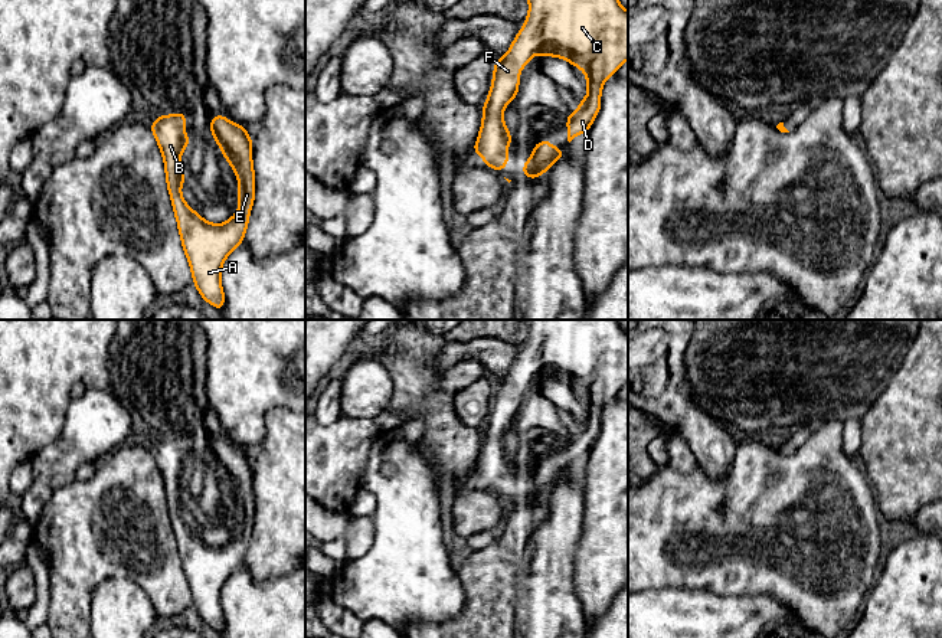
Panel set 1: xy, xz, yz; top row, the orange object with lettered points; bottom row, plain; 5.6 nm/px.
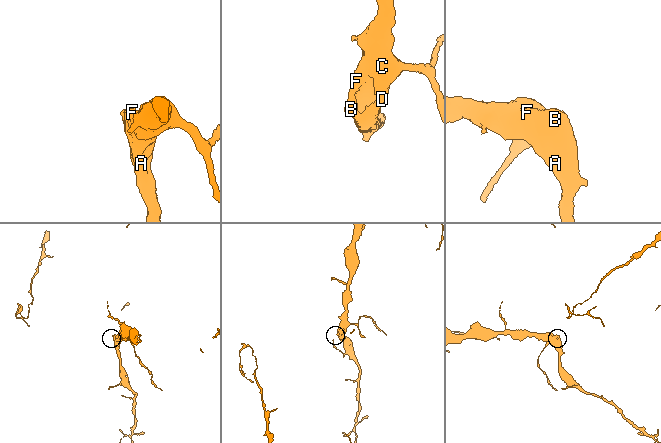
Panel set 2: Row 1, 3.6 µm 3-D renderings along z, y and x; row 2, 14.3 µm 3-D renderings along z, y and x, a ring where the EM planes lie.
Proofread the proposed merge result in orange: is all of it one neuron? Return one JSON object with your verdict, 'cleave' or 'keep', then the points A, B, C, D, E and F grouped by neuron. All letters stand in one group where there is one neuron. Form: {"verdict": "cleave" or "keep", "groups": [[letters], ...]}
{"verdict": "keep", "groups": [["A", "B", "C", "D", "E", "F"]]}

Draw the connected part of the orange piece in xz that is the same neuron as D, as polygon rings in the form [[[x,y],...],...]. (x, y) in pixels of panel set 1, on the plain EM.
[[[526,320],[530,328],[524,349],[516,357],[508,374],[495,383],[493,408],[483,428],[483,446],[472,469],[487,490],[501,494],[508,487],[507,469],[513,465],[510,452],[504,448],[503,435],[507,425],[517,421],[520,393],[536,376],[556,379],[575,387],[586,396],[588,419],[580,422],[576,433],[566,441],[568,464],[588,455],[601,433],[604,405],[628,382],[628,334],[616,320]]]

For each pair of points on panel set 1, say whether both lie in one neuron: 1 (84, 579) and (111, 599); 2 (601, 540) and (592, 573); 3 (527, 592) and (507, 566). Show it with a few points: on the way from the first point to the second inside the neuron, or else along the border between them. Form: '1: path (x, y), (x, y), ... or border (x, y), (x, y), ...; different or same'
1: border (127, 576), (110, 576), (95, 588), (90, 619); different
2: path (601, 549), (601, 565); same
3: border (526, 546), (522, 555), (513, 612); different

